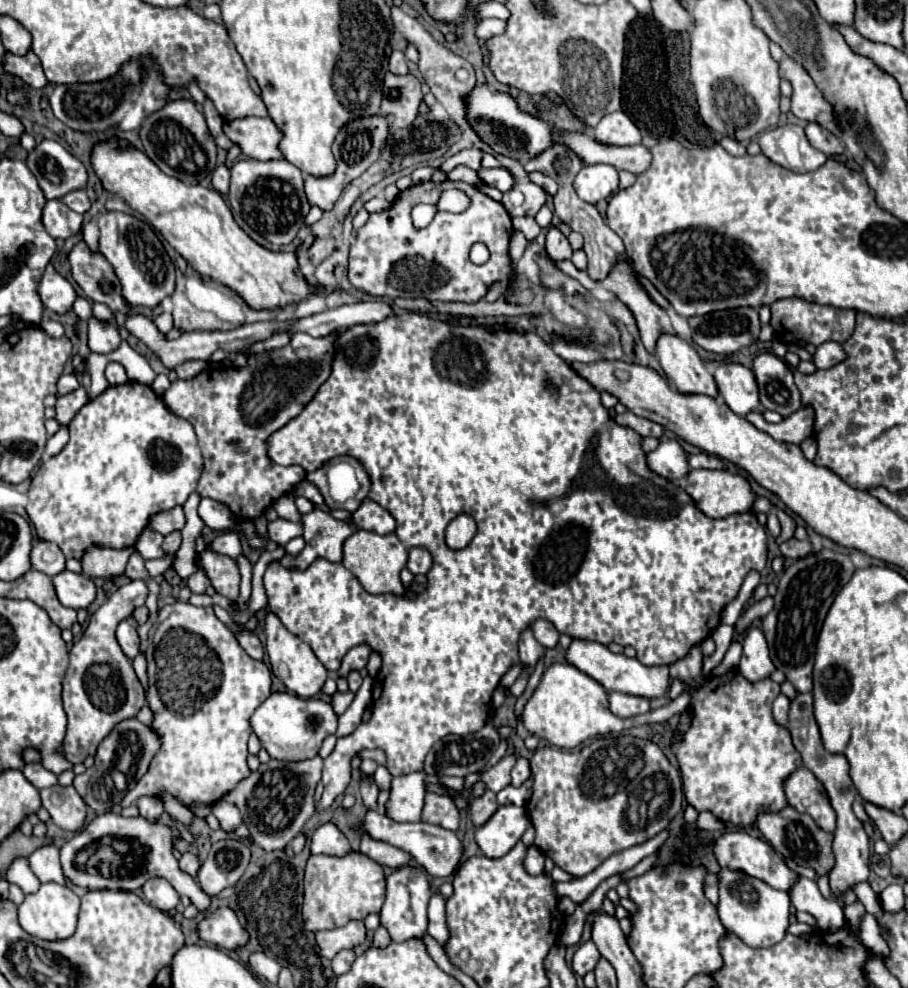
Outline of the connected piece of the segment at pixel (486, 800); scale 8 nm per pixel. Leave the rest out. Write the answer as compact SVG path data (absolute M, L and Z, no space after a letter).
M486 790L484 796L476 798L470 804L470 818L474 822L474 826L482 826L490 820L490 816L498 810L498 802L496 802L496 794L492 790Z

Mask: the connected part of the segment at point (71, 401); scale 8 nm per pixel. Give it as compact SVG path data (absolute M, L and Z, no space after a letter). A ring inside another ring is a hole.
M80 386L78 390L66 394L66 396L60 396L56 400L56 420L60 426L68 426L70 420L78 414L78 410L86 404L88 396L86 396L86 390Z

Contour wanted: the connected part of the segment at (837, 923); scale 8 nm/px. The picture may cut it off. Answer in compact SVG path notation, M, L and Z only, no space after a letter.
M800 878L798 884L790 890L792 904L798 912L808 912L816 918L816 924L822 932L834 932L844 926L844 912L835 898L826 899L814 880Z

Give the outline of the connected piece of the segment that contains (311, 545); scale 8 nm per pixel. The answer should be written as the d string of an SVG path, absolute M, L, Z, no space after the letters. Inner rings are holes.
M314 508L310 514L302 516L303 538L306 545L298 556L284 556L280 562L284 566L310 566L316 558L326 558L330 562L342 560L342 544L352 536L352 528L346 522L332 518L332 514Z

